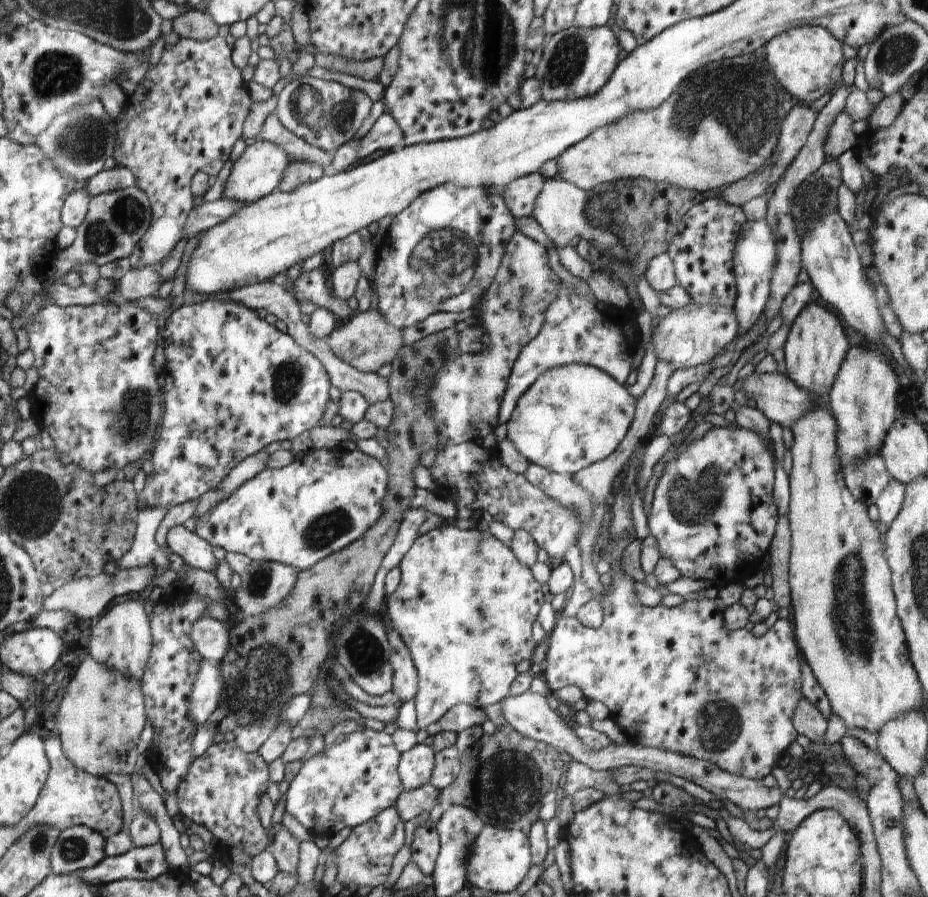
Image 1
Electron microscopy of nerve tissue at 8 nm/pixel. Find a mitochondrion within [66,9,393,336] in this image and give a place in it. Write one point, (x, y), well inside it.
(315, 107)

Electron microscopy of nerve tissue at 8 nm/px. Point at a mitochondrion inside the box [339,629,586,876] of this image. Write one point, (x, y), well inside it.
(511, 779)

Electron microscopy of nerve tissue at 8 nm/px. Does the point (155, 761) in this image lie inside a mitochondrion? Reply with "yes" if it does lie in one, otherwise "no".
no

